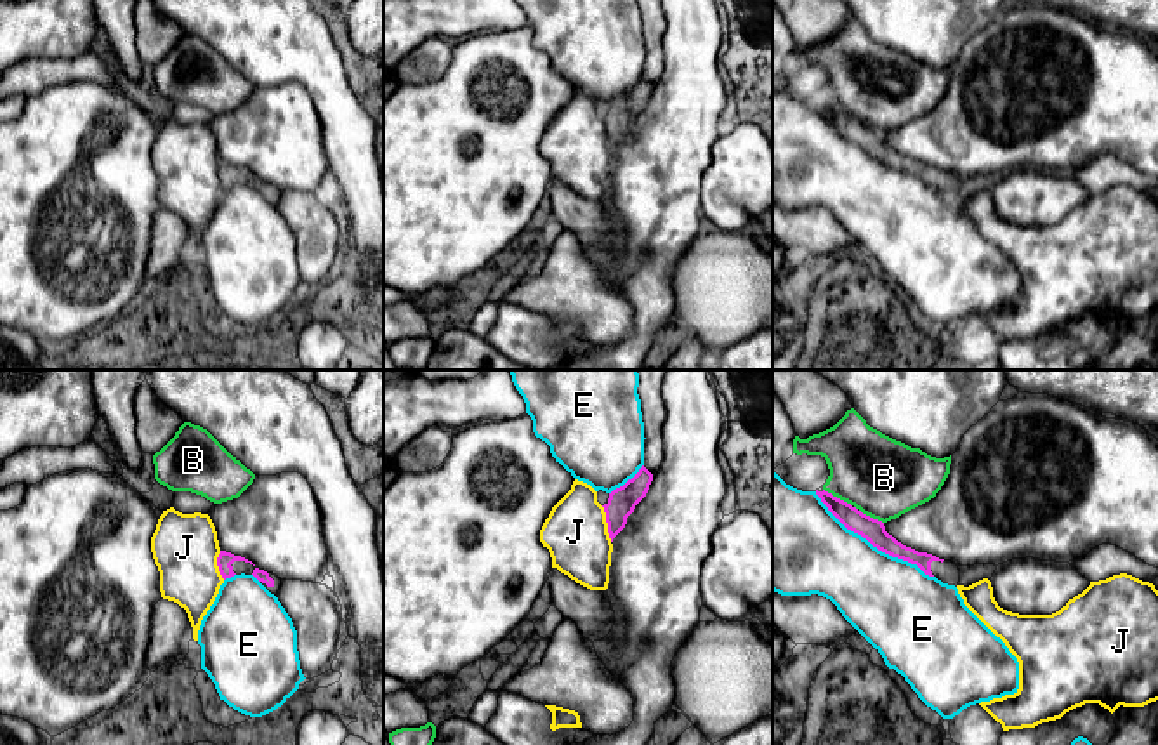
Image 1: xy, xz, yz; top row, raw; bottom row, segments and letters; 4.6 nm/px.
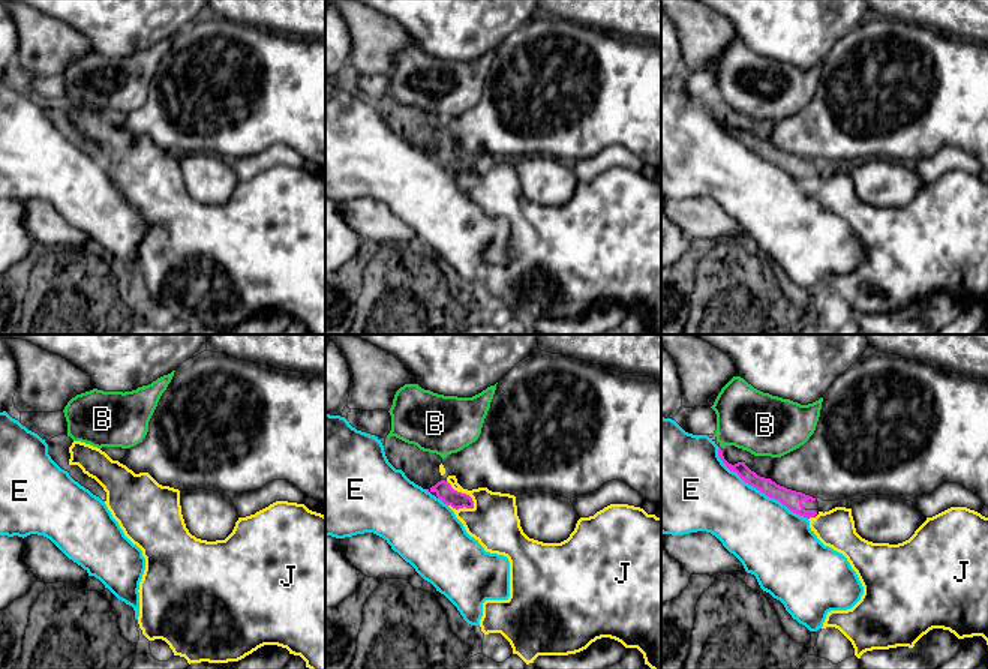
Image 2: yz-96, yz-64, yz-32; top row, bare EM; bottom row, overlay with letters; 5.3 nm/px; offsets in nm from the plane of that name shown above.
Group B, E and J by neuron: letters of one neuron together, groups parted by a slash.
B / E / J

